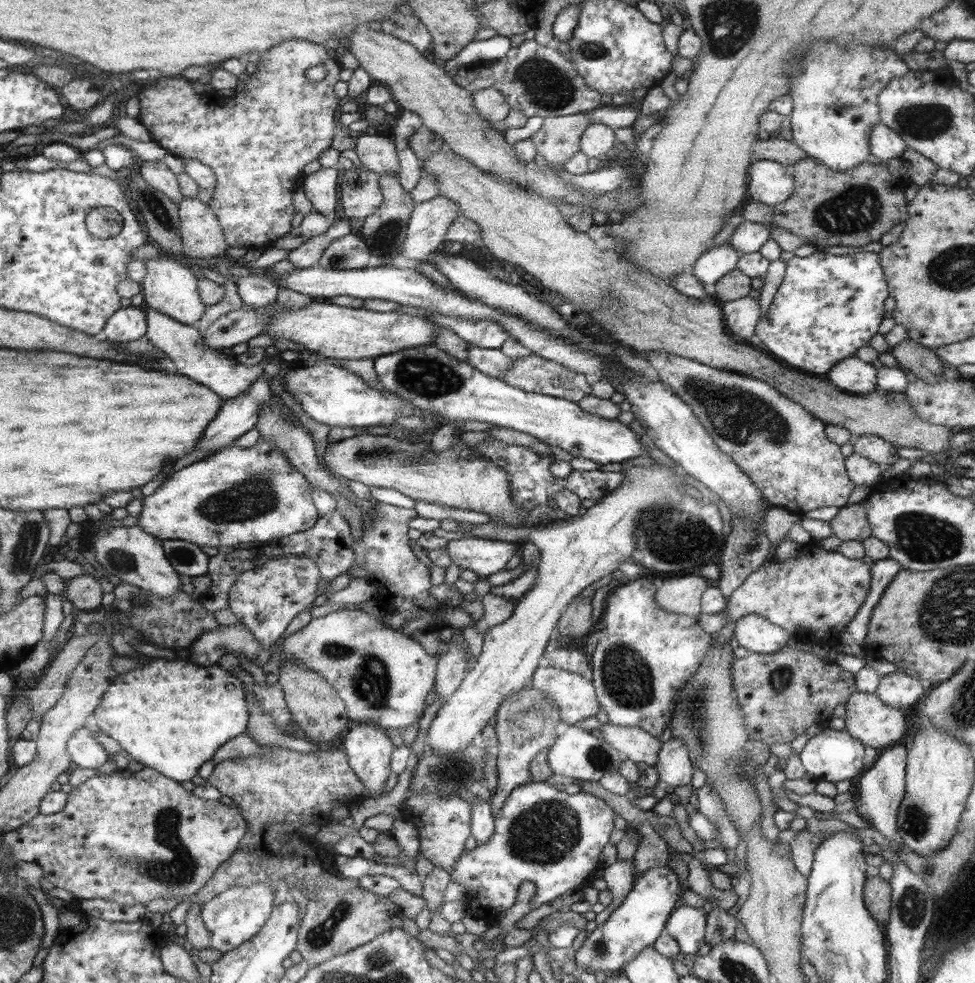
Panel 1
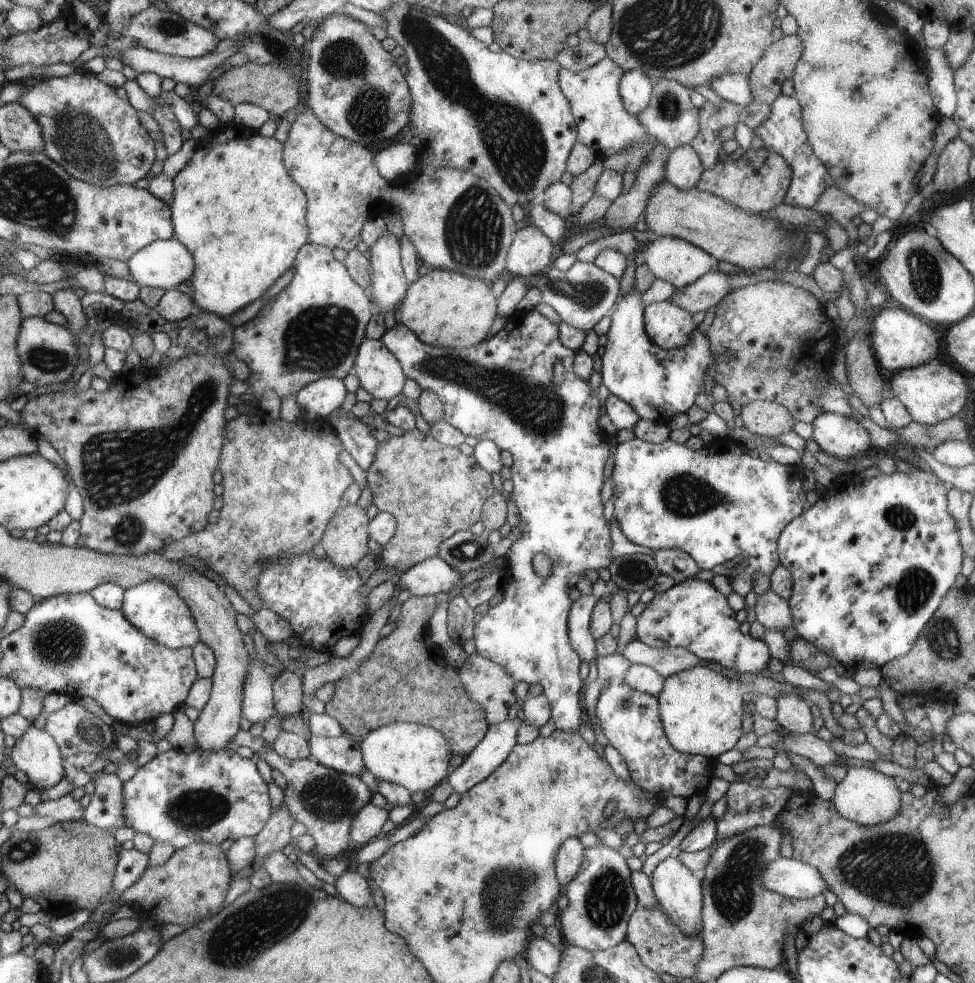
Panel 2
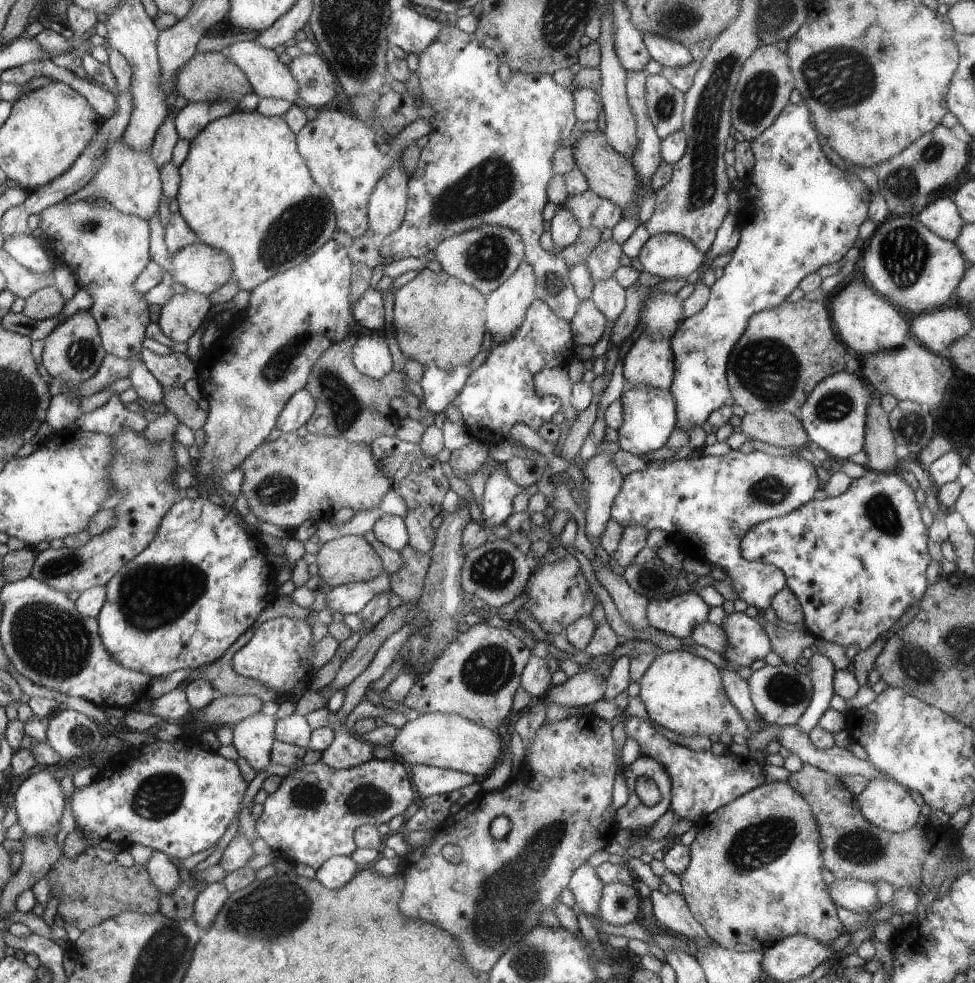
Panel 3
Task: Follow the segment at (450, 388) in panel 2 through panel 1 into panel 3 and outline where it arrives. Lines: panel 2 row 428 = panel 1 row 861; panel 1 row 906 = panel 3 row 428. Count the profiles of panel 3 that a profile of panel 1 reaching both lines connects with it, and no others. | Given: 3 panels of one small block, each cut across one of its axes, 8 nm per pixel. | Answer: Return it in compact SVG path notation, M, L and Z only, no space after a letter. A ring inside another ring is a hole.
M534 299L519 330L508 342L492 348L486 360L469 375L463 391L452 402L460 410L471 436L490 446L503 441L516 442L509 437L516 422L527 424L536 432L544 422L550 422L560 410L560 398L541 395L536 390L534 377L543 368L568 364L572 350L574 342L568 321L560 318L548 303Z

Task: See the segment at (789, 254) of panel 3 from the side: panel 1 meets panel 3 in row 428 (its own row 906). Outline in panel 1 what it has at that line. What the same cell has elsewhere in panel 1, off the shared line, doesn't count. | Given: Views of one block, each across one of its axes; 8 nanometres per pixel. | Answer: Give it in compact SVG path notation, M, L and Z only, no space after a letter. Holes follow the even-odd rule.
M682 905L671 912L666 932L680 946L684 955L694 955L705 944L706 913L704 909Z

